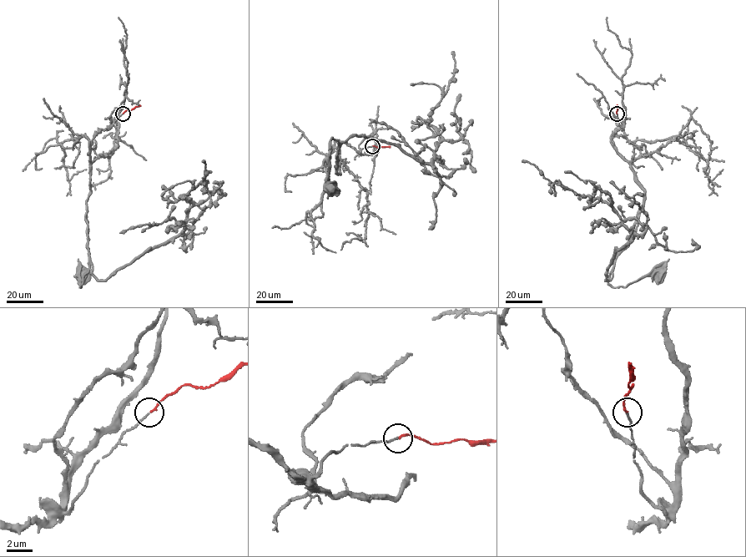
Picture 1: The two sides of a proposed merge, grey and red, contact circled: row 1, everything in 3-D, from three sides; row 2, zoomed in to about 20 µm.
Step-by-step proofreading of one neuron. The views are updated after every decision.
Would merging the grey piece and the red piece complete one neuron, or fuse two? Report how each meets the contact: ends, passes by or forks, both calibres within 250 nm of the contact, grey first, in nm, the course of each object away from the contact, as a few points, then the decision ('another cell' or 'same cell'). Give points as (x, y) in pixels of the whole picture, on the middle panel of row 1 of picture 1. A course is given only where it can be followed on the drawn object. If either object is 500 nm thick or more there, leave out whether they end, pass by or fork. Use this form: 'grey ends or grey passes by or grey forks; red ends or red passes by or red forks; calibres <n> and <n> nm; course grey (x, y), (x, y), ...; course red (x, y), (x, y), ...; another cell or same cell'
grey ends; red ends; calibres 140 and 160 nm; course grey (372, 146), (357, 151), (342, 142), (337, 174), (339, 142), (332, 138), (327, 175), (328, 184), (332, 187); course red (372, 146), (390, 147); same cell

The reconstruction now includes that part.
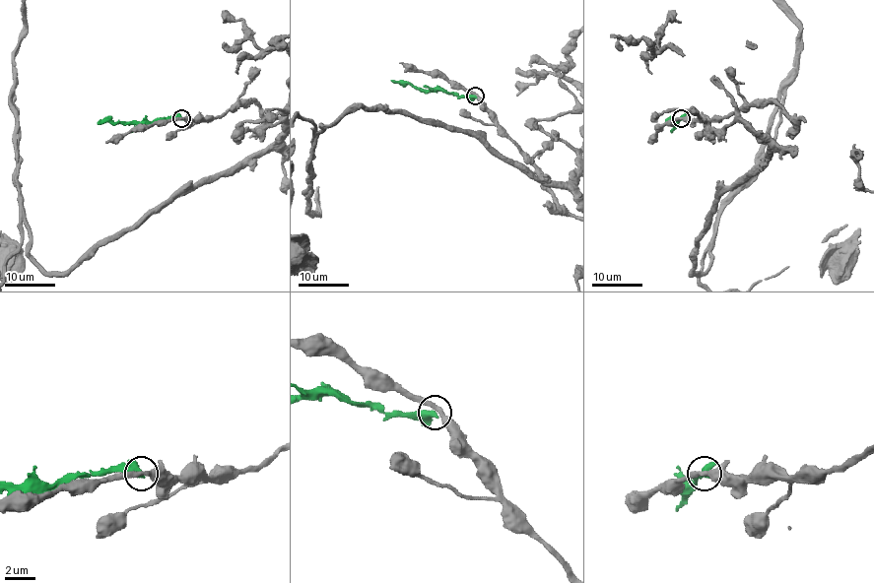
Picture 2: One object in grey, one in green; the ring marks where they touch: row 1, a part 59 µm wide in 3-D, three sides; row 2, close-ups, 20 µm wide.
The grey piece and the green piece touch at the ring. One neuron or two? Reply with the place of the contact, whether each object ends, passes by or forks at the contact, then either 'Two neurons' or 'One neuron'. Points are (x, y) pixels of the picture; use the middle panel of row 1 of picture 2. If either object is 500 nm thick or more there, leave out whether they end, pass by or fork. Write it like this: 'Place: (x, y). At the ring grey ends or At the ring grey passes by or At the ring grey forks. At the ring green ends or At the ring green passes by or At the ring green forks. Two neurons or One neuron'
Place: (475, 96). Two neurons

